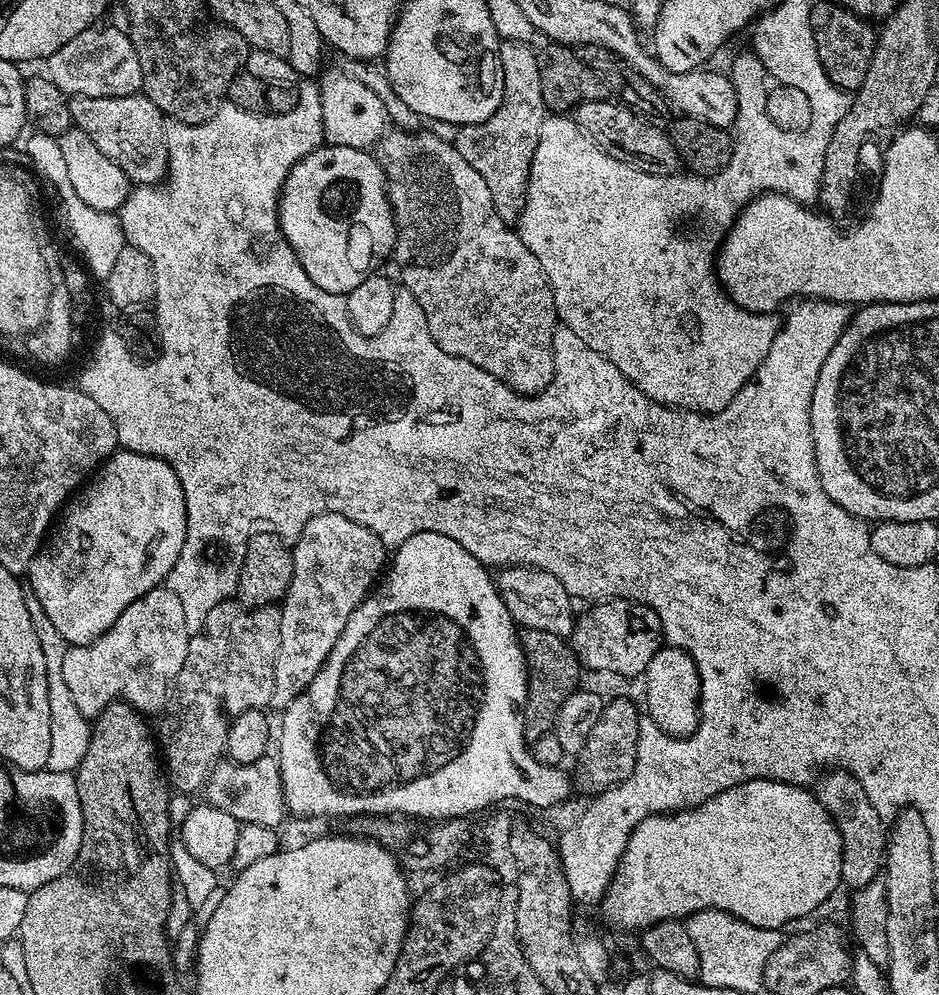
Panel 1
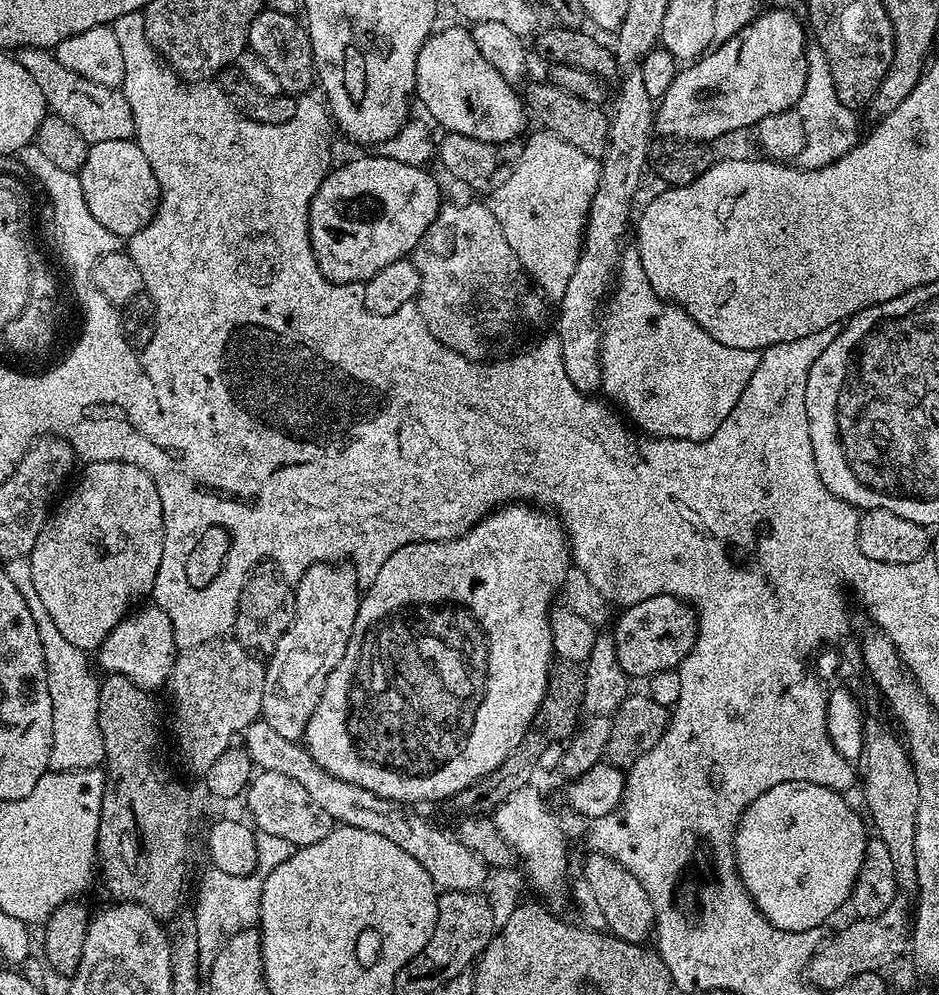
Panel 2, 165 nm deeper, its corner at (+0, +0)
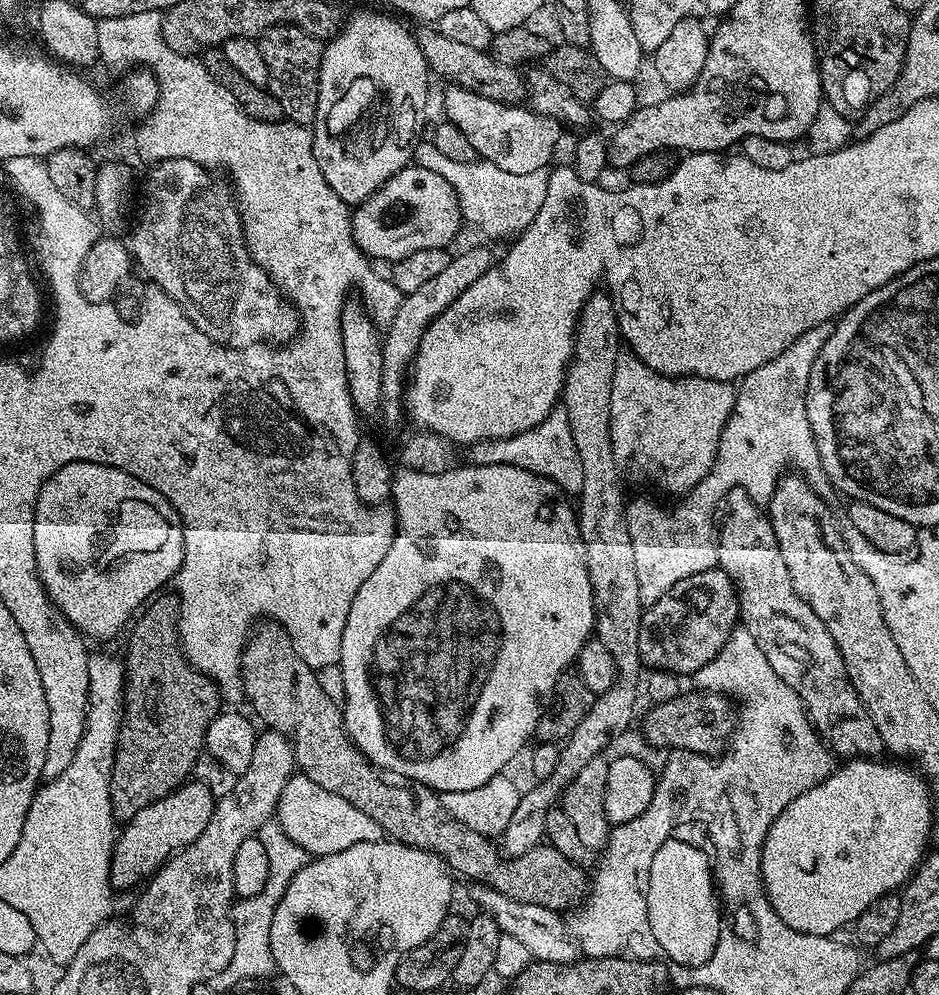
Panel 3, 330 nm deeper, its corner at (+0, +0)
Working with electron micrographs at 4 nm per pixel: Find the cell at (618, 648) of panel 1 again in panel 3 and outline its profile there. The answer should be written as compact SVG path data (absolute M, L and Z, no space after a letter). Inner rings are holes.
M720 567L681 576L658 602L644 609L638 630L640 659L649 669L675 672L681 678L691 677L726 646L739 620L740 593Z

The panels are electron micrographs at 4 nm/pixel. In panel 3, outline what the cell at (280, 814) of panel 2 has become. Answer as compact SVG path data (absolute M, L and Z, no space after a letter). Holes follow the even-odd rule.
M293 774L286 782L276 807L275 819L282 826L286 834L302 850L306 850L309 857L338 854L342 850L350 850L358 842L374 842L385 839L386 834L374 818L369 818L358 810L358 806L350 806L346 798L338 798L338 794L330 794L330 790L322 790L318 782L310 782L302 774Z

